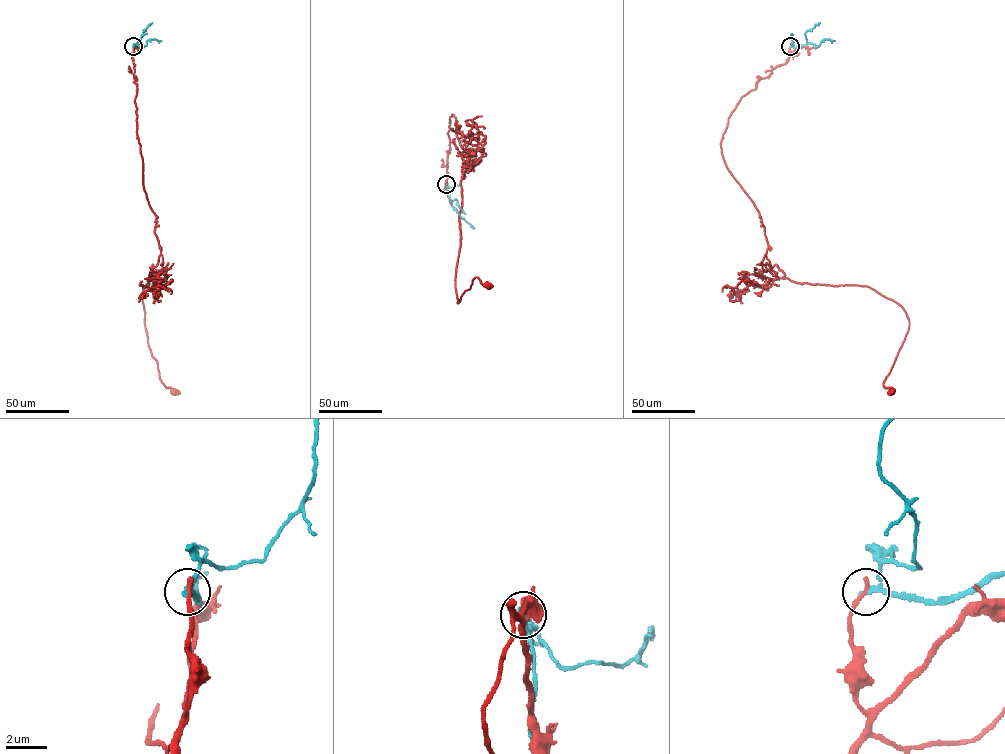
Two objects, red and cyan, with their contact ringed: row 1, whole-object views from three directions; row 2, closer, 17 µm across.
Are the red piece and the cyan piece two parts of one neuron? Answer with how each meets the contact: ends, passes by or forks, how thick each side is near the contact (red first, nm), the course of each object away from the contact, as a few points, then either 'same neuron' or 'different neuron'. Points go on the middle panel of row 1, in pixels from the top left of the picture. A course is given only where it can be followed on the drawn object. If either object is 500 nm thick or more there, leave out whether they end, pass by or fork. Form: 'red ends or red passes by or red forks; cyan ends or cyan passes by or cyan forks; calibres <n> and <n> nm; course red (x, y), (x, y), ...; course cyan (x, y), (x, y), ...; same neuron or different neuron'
red ends; cyan passes by; calibres 260 and 180 nm; course red (446, 184), (452, 114), (459, 144), (473, 160), (465, 165), (460, 184), (457, 303), (475, 277), (487, 286); course cyan (446, 184), (452, 206), (474, 228); different neuron

